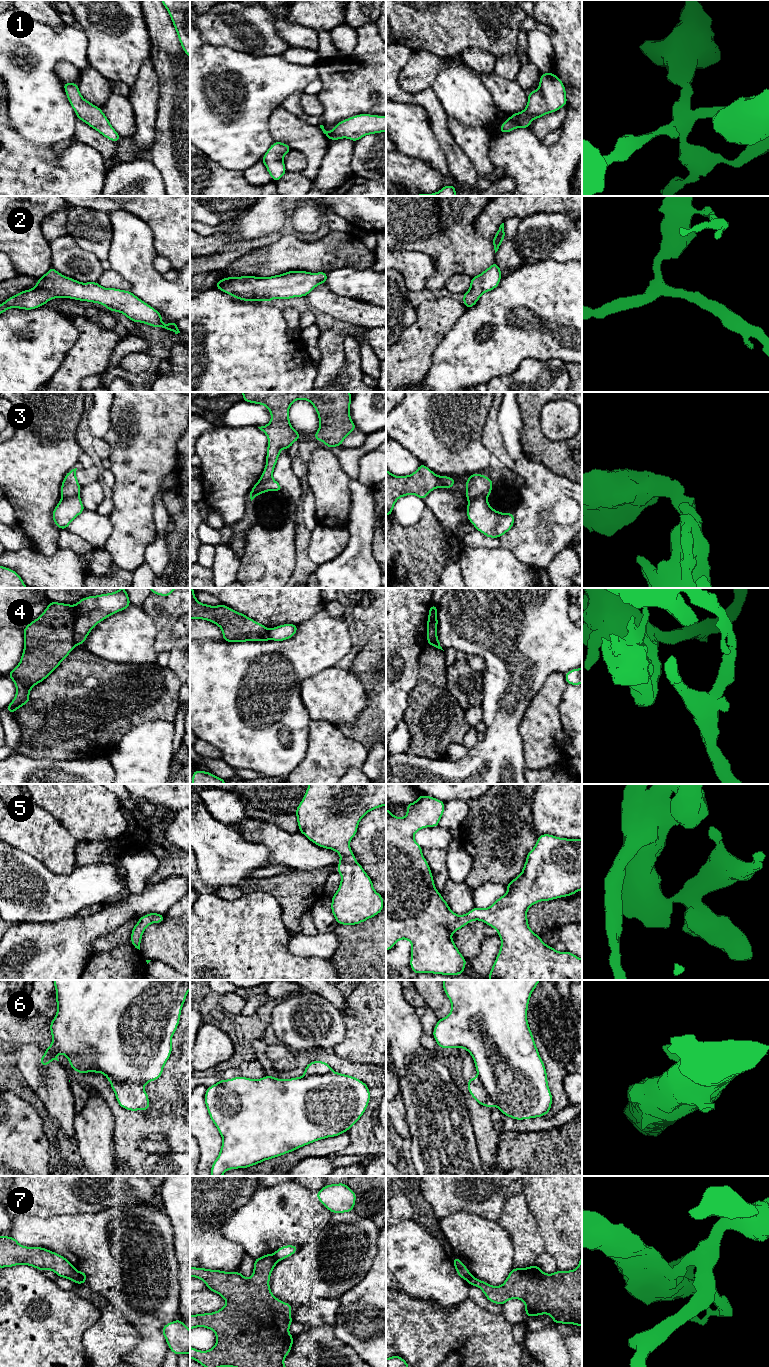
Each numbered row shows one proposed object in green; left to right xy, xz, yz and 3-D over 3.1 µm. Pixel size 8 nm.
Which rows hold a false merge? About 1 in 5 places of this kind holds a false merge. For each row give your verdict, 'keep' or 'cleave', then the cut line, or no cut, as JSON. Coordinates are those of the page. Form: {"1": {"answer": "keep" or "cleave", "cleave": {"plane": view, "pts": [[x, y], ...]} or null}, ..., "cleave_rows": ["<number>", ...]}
{"1": {"answer": "keep", "cleave": null}, "2": {"answer": "keep", "cleave": null}, "3": {"answer": "cleave", "cleave": {"plane": "yz", "pts": [[486, 497], [479, 496], [469, 501]]}}, "4": {"answer": "cleave", "cleave": {"plane": "xy", "pts": [[76, 605], [74, 623], [75, 644]]}}, "5": {"answer": "keep", "cleave": null}, "6": {"answer": "cleave", "cleave": {"plane": "xy", "pts": [[109, 1080], [137, 1083], [143, 1088]]}}, "7": {"answer": "cleave", "cleave": {"plane": "xz", "pts": [[273, 1254], [278, 1260]]}}, "cleave_rows": ["3", "4", "6", "7"]}

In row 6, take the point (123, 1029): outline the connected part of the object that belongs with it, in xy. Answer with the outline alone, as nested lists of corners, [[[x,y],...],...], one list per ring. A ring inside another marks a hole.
[[[54,980],[54,987],[57,992],[56,1004],[58,1010],[54,1019],[50,1022],[50,1032],[52,1034],[52,1044],[45,1049],[39,1062],[43,1067],[47,1066],[52,1060],[58,1060],[57,1054],[63,1054],[68,1058],[70,1067],[80,1074],[95,1072],[104,1074],[108,1081],[127,1082],[144,1086],[162,1076],[165,1063],[172,1053],[171,1040],[176,1031],[181,1010],[190,990],[190,980]]]

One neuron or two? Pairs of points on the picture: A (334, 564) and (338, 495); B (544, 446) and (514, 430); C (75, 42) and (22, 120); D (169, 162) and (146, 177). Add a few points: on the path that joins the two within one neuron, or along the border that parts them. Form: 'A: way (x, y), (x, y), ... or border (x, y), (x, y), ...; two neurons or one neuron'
A: border (351, 503), (349, 518), (345, 527); two neurons
B: border (520, 409), (522, 417), (520, 441), (525, 456); two neurons
C: way (54, 57), (35, 76), (35, 99); one neuron
D: border (149, 156), (165, 185); two neurons

